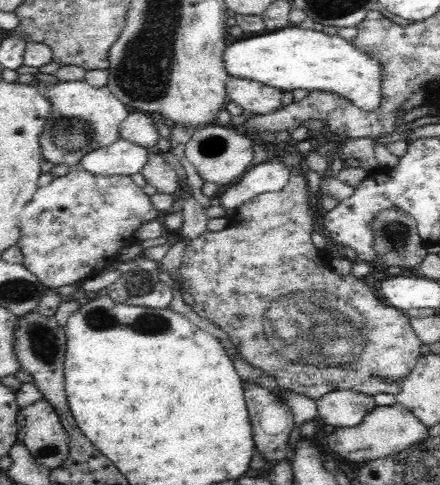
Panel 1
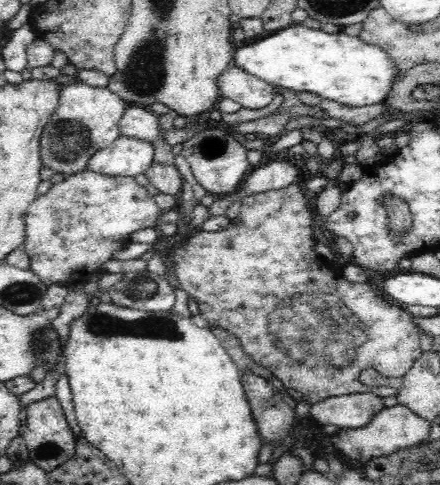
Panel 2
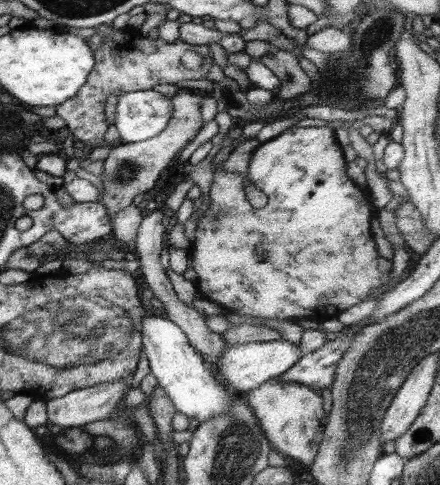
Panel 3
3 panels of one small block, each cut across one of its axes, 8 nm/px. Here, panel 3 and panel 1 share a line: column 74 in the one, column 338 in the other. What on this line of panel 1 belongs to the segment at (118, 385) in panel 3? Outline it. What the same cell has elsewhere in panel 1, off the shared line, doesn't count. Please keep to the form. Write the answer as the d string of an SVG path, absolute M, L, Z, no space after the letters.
M338 390L322 396L318 402L318 416L336 428L342 426L358 426L374 408L376 402L372 396L352 392L352 390Z

